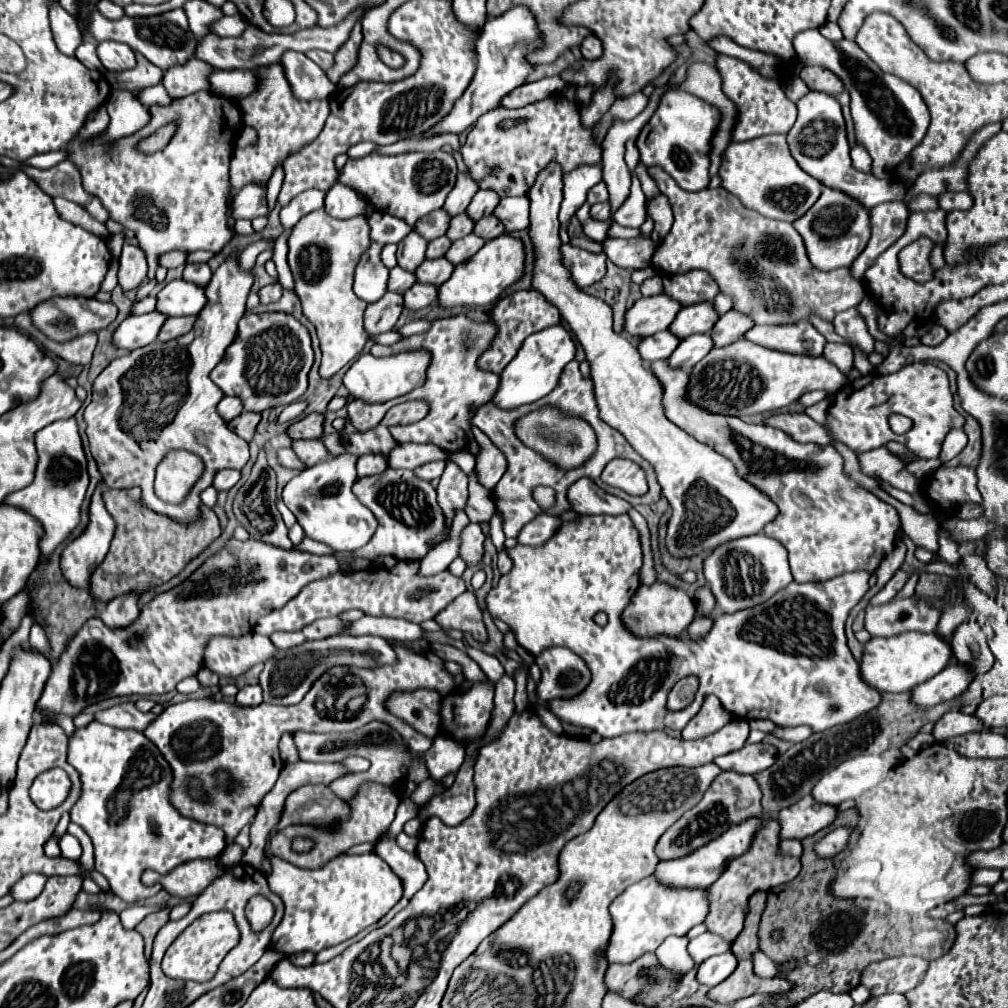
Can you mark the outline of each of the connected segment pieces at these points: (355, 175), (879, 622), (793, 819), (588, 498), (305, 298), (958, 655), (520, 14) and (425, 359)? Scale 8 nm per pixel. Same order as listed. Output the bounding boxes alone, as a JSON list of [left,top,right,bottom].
[[338,150,456,226],[864,598,940,636],[778,796,836,840],[568,478,632,514],[288,208,370,378],[950,624,994,676],[428,6,544,134],[344,350,430,404]]

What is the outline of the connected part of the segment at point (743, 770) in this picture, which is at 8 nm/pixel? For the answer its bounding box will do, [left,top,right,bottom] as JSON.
[714,742,776,774]

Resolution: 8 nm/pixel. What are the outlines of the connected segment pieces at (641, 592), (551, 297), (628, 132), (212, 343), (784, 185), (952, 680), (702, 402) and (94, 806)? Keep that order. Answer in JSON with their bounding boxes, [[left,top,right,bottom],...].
[[622,582,696,638],[528,164,776,556],[602,88,664,210],[84,254,252,522],[718,134,822,222],[910,662,972,708],[686,340,846,416],[68,720,226,904]]

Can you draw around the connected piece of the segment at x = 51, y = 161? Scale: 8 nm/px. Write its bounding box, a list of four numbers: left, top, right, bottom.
[26,150,66,168]

